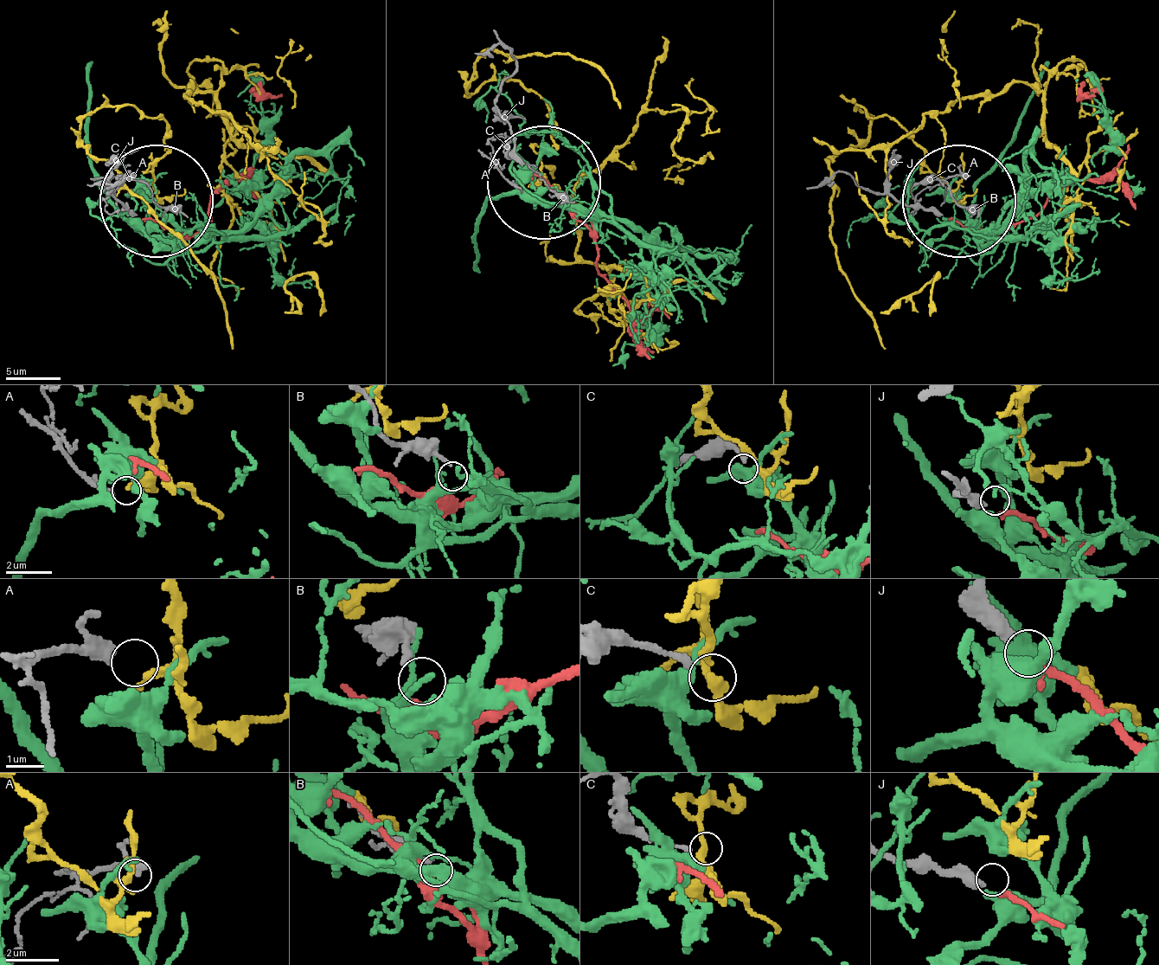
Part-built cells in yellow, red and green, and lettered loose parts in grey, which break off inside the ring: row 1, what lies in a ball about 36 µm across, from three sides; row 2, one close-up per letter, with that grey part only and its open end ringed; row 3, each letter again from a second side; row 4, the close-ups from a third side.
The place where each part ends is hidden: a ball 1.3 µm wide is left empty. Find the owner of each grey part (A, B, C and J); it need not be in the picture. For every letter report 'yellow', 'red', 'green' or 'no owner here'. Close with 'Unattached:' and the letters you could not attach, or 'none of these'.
A: no owner here
B: no owner here
C: no owner here
J: no owner here
Unattached: A, B, C, J

